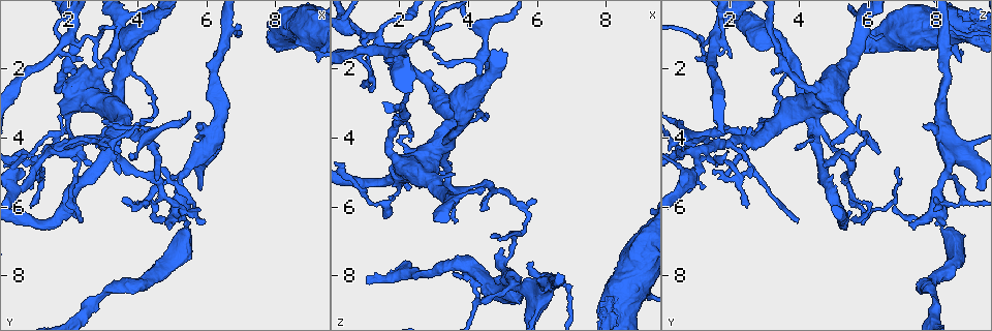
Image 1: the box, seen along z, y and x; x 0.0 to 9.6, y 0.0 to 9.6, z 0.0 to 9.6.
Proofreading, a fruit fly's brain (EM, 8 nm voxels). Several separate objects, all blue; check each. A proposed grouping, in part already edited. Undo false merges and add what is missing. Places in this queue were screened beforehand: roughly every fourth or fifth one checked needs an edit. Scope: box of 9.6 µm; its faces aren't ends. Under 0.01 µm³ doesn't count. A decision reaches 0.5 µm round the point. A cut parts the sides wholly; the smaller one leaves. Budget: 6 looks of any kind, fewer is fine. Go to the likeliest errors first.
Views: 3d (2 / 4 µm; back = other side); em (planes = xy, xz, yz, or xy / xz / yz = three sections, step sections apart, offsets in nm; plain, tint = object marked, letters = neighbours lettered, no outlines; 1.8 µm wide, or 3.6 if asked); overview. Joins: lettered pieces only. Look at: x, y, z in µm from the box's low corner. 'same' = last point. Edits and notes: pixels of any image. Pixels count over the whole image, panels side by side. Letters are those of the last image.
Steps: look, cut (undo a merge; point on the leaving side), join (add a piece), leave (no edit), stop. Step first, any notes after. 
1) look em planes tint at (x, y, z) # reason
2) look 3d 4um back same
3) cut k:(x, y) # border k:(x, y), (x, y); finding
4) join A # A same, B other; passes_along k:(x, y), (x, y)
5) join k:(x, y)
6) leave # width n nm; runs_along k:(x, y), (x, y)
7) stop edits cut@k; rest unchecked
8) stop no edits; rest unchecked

look em xz step 16 letters at (5.30, 5.10, 8.25) # abrupt turn

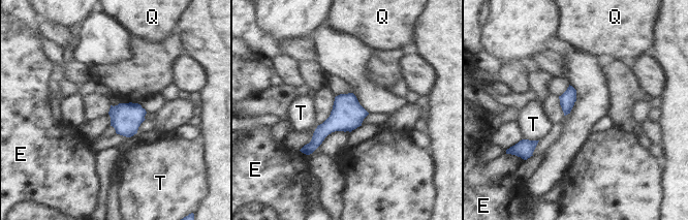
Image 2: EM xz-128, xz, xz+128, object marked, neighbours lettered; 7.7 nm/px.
leave # longest_contact T 130 nm; E other, Q other, T other; border 2:(523, 138), (538, 140); continuous, no second cell

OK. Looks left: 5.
look 3d 4um at (3.35, 3.65, 4.40)

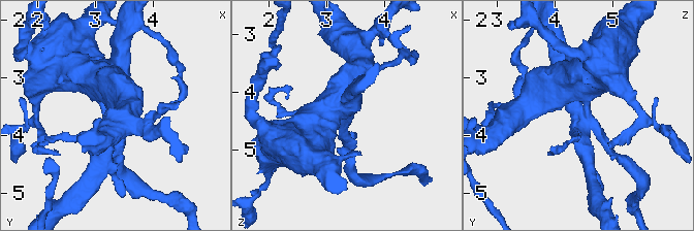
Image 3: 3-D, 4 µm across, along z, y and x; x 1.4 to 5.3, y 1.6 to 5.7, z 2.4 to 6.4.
look em 3.6um planes tint at (3.30, 3.70, 4.45)

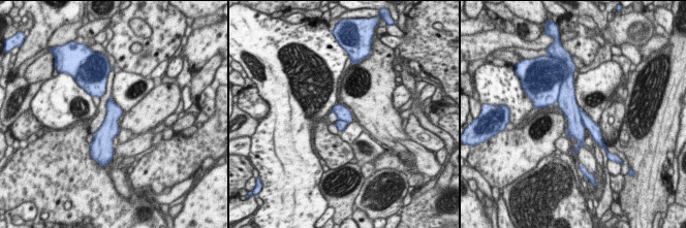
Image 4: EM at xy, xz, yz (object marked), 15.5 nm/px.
look em 3.6um planes letters same # see the neighbours

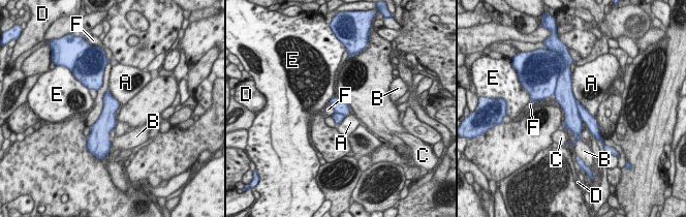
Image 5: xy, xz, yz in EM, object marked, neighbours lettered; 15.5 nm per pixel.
cut 5:(564, 95) # A other, B other, C other, D other, E other, F other; border 5:(559, 75), (554, 93); a second cell is stuck on

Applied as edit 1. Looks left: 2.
look overview # redraw

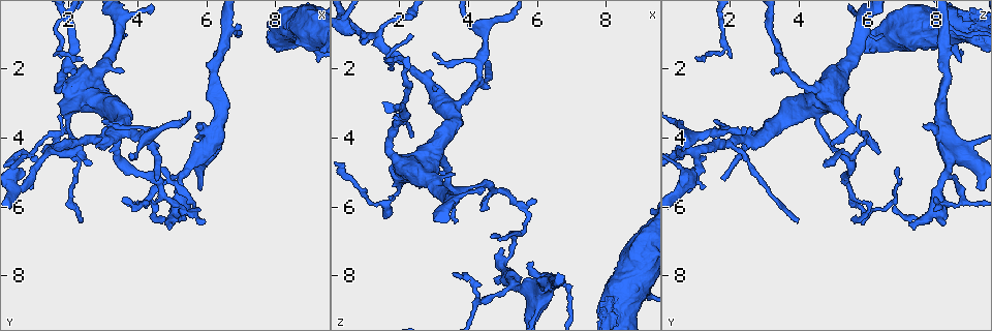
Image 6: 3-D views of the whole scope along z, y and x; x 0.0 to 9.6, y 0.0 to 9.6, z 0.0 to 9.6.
look em planes letters at (4.55, 3.90, 0.80) # sharp bend

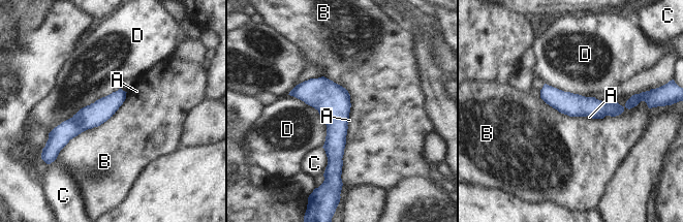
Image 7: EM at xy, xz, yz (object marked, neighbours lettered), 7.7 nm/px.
leave # width 180 nm; A other, B other, C other, D other; border 7:(126, 98), (57, 155); one cell here

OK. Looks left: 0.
stop edits cut@5; rest unchecked

